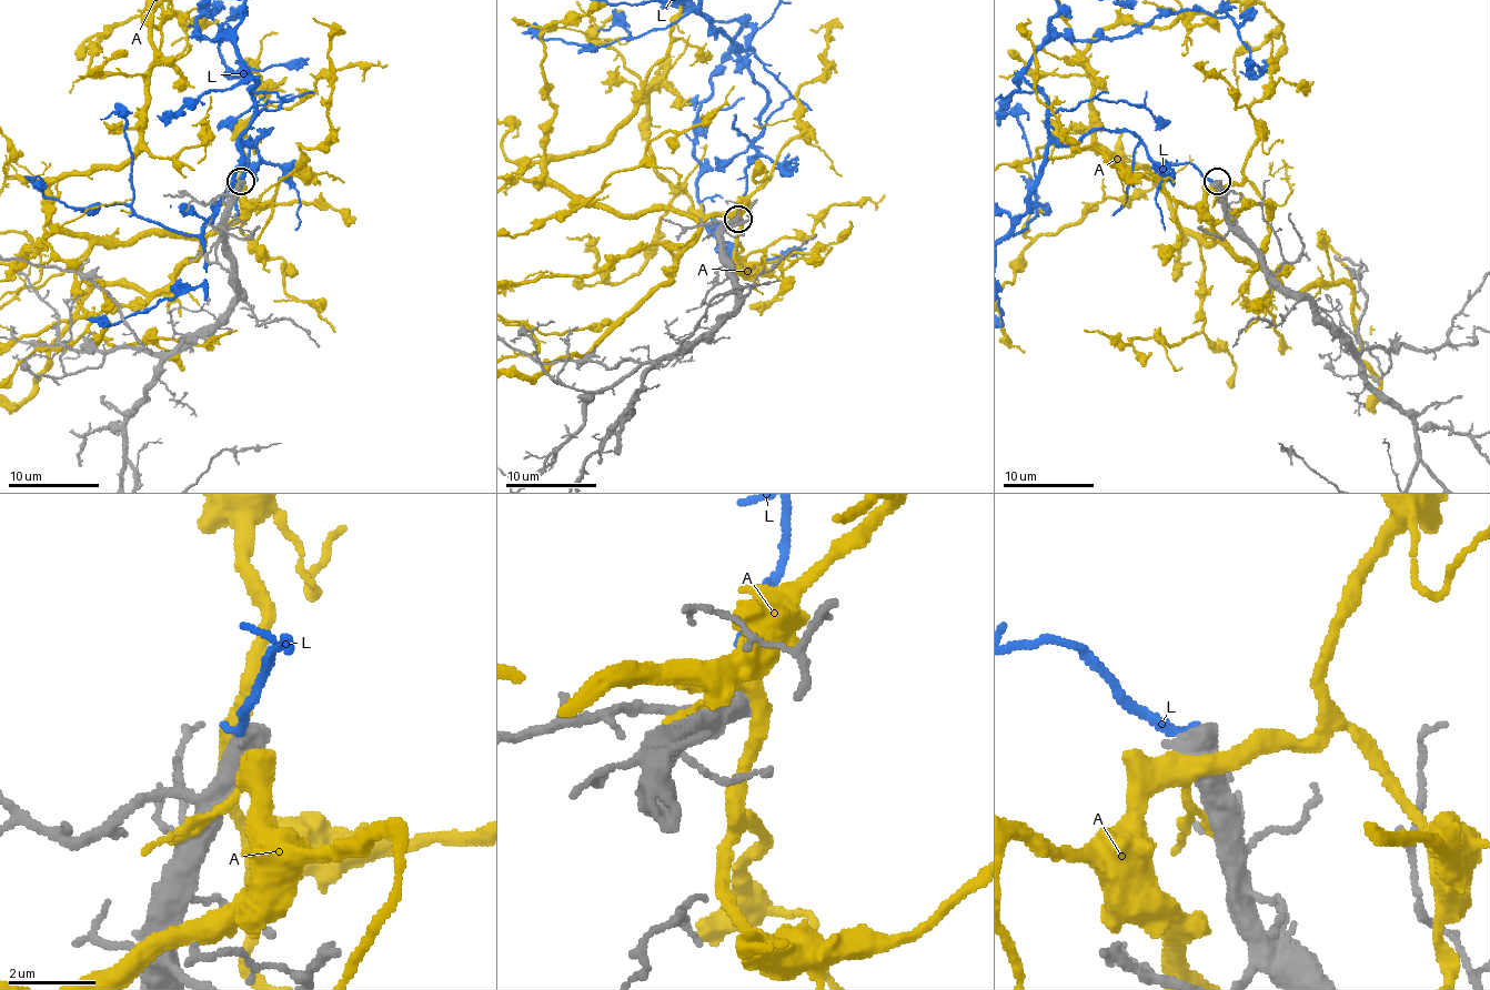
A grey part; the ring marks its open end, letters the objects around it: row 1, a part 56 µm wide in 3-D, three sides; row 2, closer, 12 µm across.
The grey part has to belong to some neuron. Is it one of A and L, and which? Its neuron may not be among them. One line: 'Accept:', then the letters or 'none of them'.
Accept: none of them

